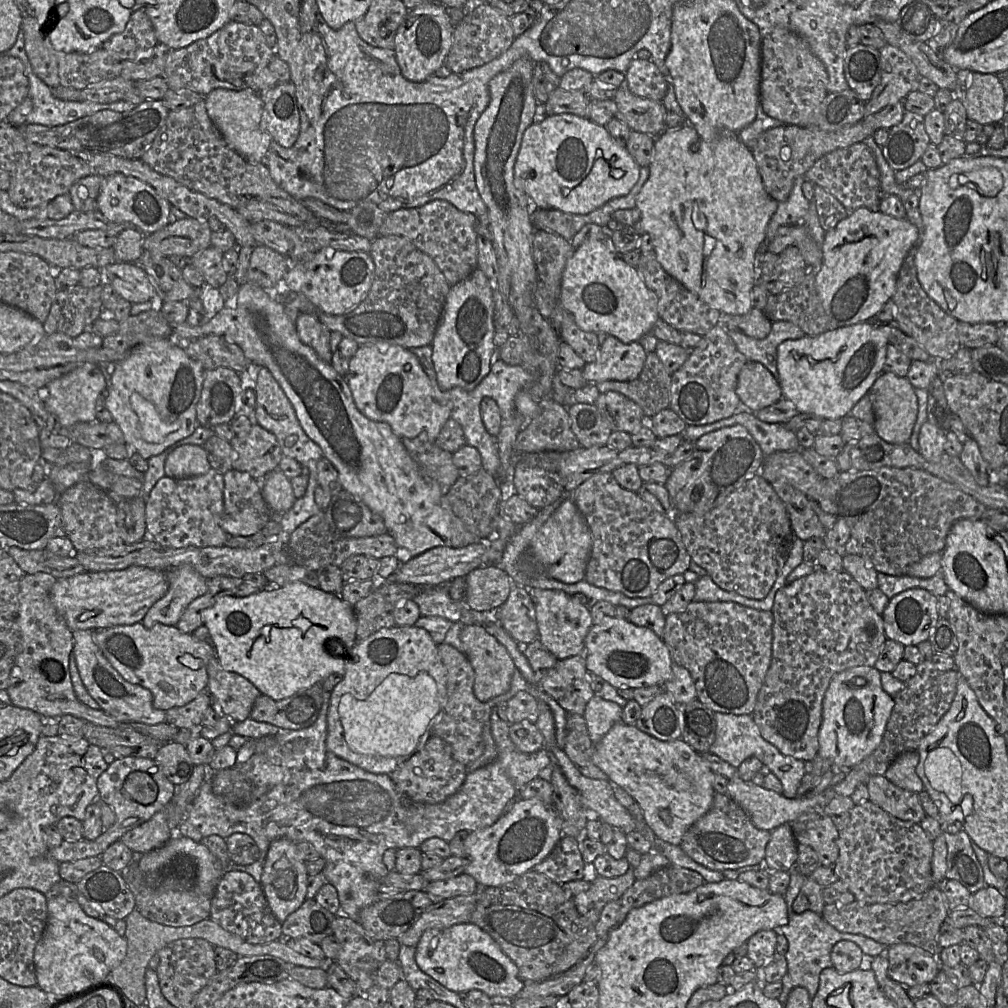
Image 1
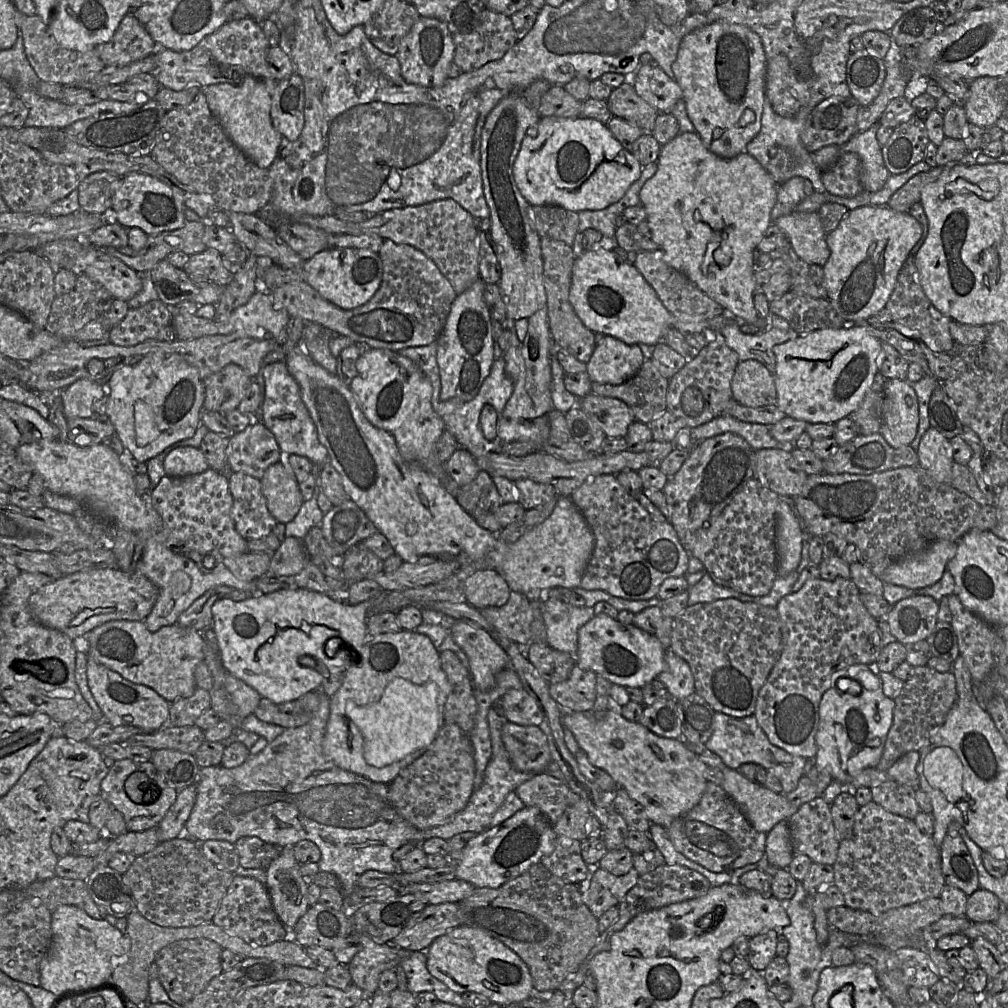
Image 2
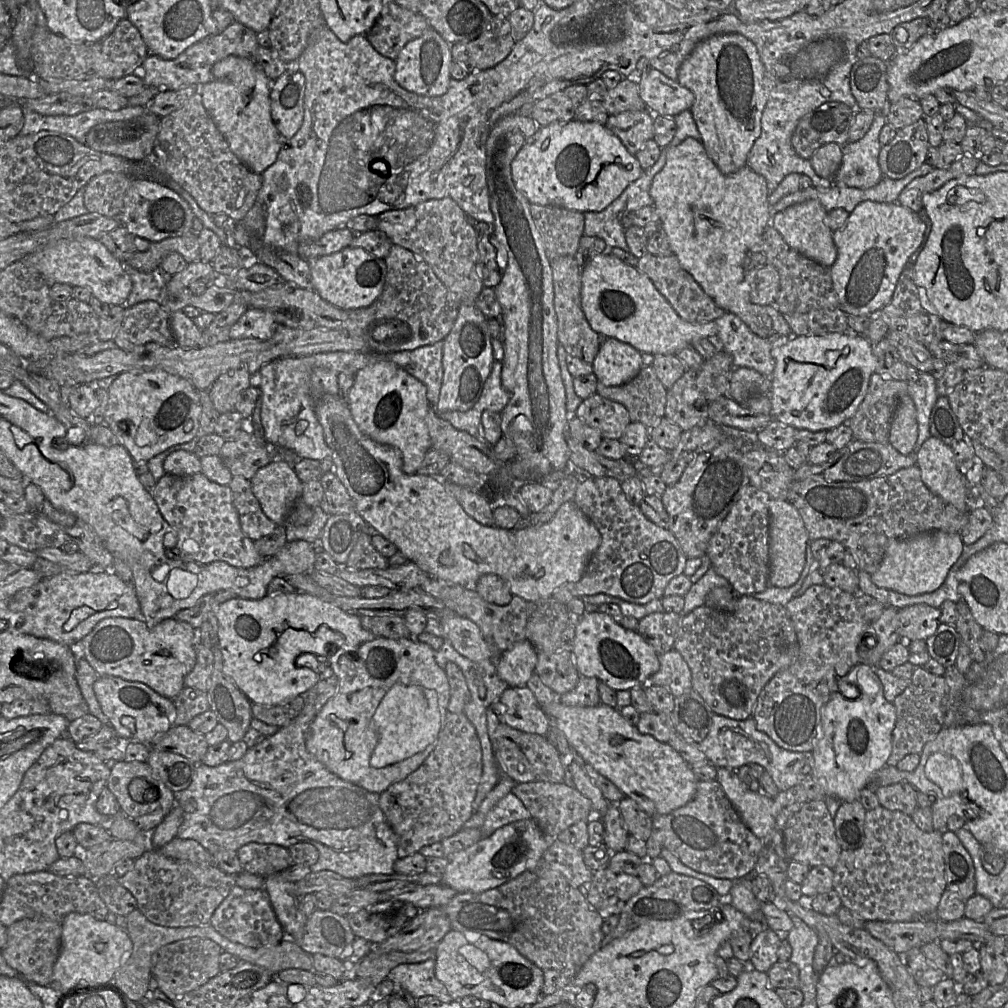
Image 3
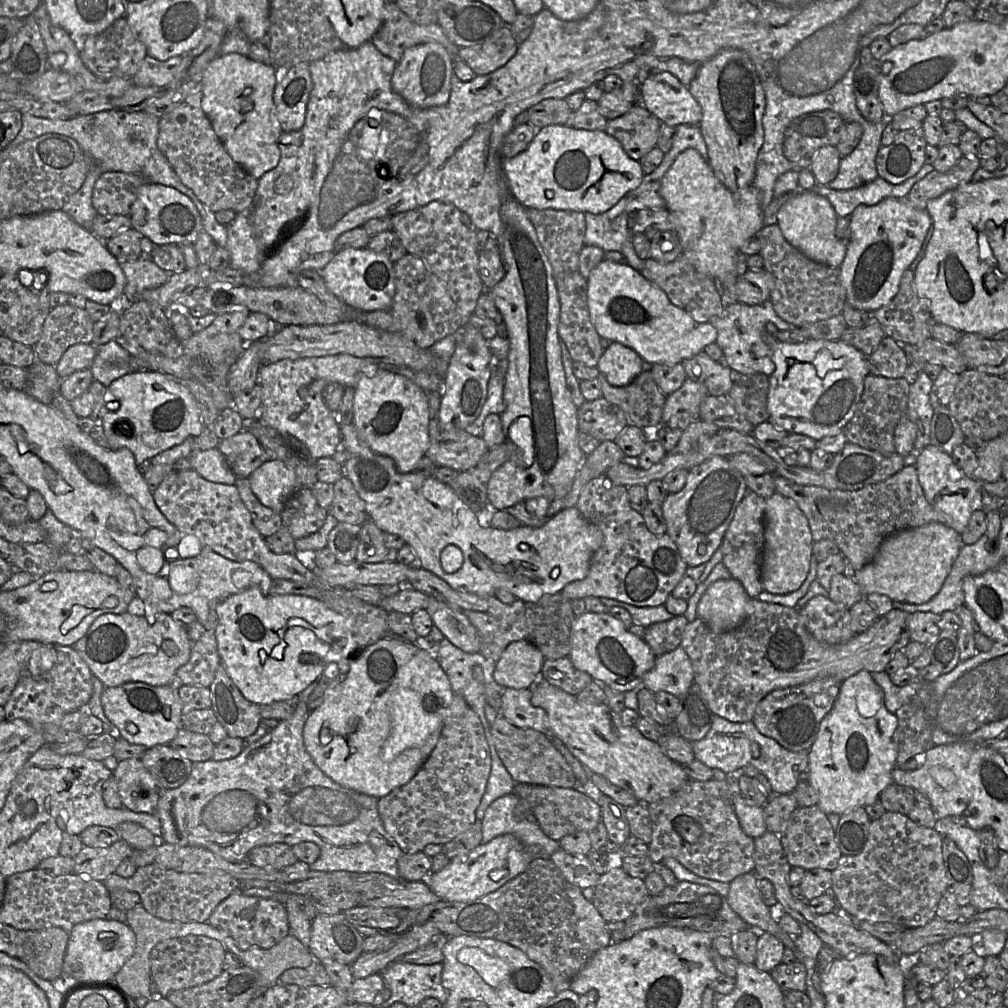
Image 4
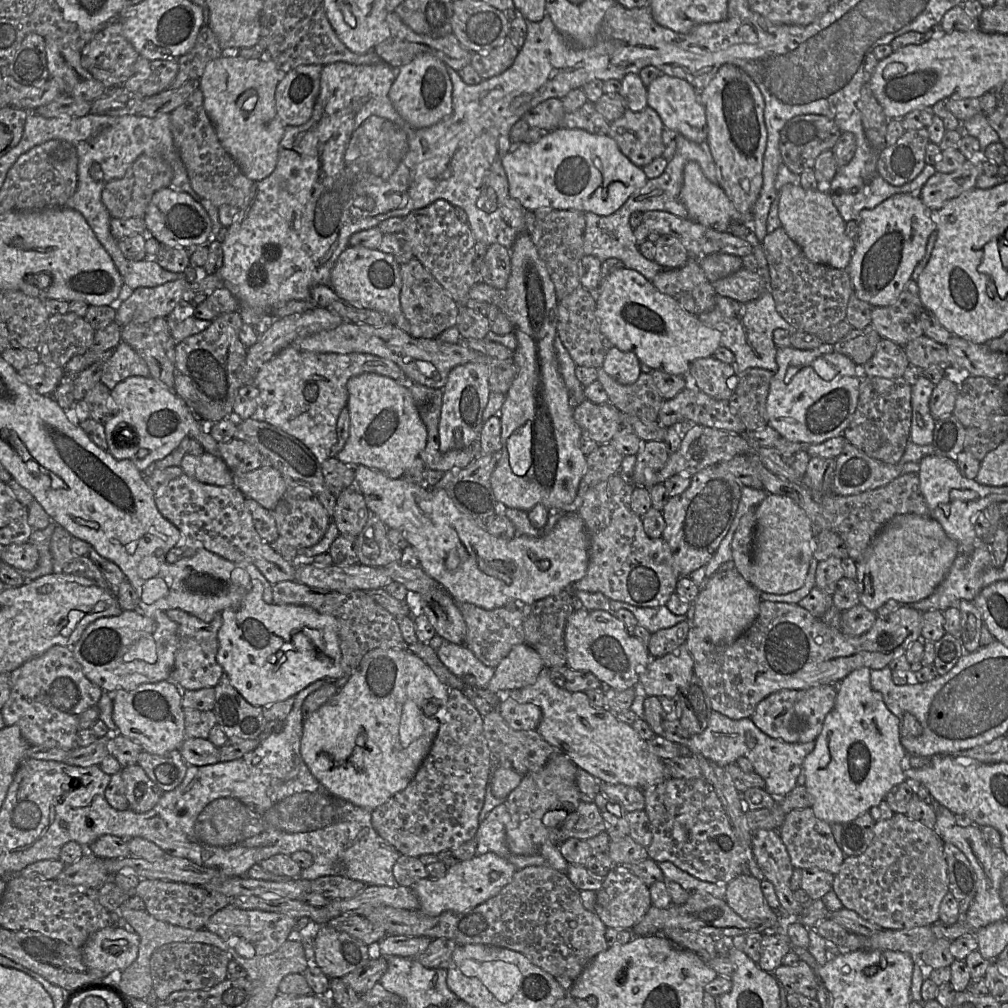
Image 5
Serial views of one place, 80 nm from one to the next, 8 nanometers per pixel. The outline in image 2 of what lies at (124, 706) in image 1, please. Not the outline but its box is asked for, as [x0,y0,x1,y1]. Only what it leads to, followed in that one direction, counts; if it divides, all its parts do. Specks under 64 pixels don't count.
[87,656,171,733]

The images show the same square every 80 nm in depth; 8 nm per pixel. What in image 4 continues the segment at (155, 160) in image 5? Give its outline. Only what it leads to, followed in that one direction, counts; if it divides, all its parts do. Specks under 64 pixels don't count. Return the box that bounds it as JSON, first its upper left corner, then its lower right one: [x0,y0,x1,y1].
[92,172,151,216]

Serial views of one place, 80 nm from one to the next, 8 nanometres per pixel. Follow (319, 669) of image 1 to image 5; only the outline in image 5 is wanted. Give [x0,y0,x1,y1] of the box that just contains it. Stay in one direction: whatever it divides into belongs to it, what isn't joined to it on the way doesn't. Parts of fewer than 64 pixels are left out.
[217,581,344,706]

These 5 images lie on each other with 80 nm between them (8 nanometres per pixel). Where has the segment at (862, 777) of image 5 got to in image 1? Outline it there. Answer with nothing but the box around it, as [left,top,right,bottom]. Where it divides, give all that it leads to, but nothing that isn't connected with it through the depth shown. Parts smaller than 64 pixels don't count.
[818,666,894,774]

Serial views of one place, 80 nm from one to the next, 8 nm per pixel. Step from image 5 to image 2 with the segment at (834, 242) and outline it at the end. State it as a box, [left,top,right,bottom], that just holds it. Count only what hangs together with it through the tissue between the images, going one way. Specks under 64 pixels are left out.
[773,212,830,266]

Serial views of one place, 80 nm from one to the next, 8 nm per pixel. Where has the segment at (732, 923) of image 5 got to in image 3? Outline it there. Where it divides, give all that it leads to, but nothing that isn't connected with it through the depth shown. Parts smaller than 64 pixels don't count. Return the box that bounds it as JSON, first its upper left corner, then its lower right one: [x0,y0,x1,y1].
[602,872,727,946]

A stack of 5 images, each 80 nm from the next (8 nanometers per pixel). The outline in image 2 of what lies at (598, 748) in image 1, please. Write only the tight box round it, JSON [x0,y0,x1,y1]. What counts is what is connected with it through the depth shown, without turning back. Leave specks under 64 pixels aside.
[562,697,707,828]

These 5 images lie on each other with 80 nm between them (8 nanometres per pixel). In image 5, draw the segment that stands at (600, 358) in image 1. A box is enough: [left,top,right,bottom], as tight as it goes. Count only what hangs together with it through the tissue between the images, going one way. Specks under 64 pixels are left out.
[603,346,640,385]

